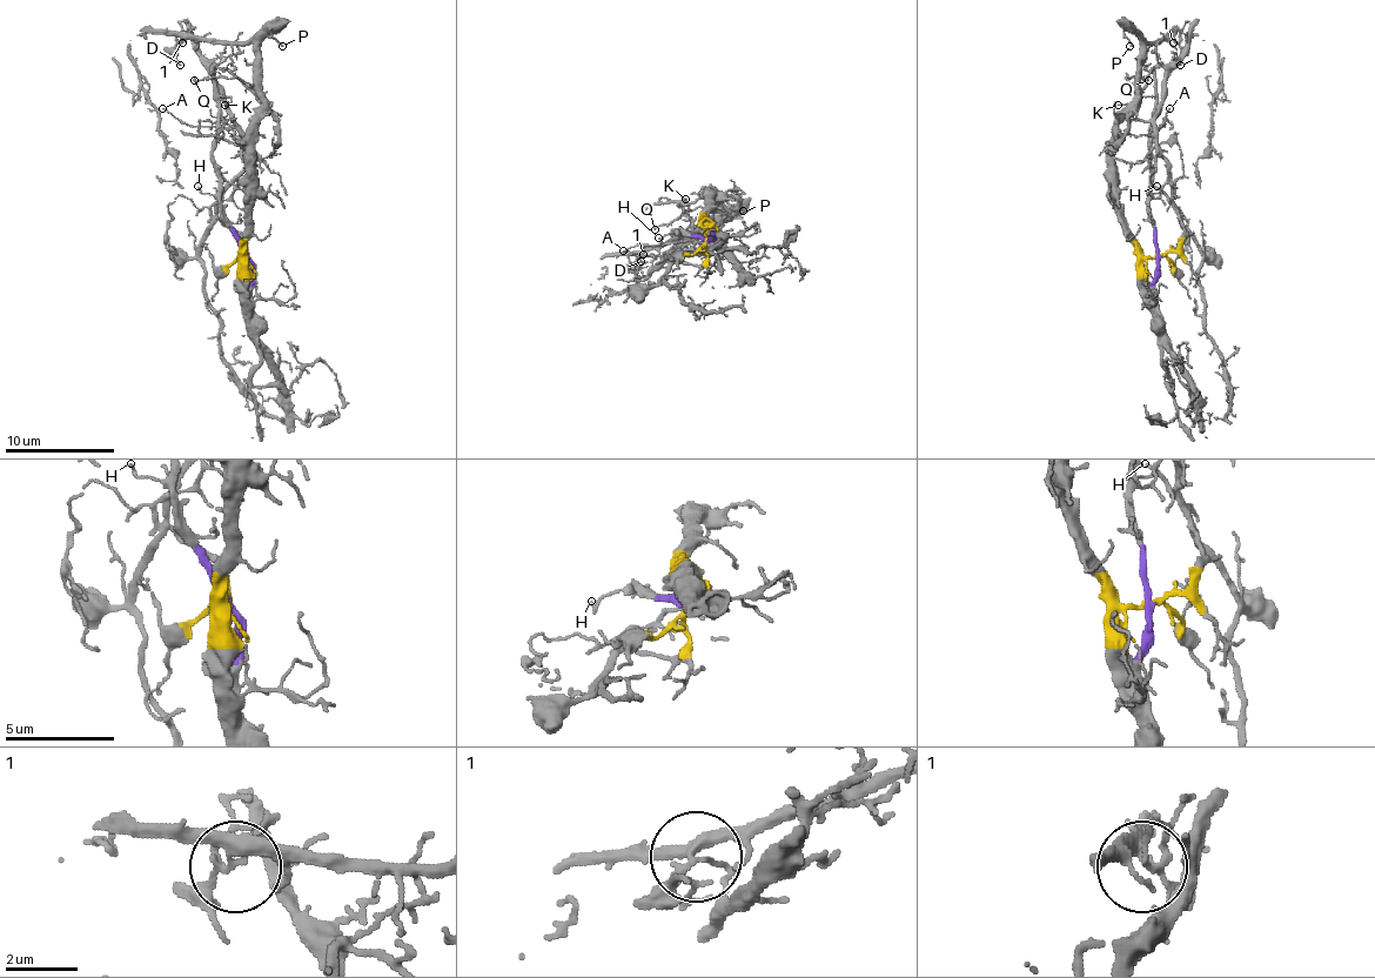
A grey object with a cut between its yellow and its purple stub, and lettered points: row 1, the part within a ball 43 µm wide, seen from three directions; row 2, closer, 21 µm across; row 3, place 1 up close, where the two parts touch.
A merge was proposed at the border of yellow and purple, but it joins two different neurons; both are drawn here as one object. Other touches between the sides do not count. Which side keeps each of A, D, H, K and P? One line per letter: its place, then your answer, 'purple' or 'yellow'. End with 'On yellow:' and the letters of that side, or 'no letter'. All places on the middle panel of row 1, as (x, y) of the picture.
A: at (623, 250); purple
D: at (641, 261); yellow
H: at (658, 238); purple
K: at (685, 199); purple
P: at (743, 210); yellow
On yellow: D, P

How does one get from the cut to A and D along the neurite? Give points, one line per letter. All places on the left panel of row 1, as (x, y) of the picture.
A: (246, 255), (223, 212), (218, 165), (213, 160), (215, 135), (223, 127), (234, 127), (190, 127), (163, 108)
D: (246, 255), (250, 119), (261, 102), (259, 55), (250, 42), (185, 39), (174, 51), (180, 64)

